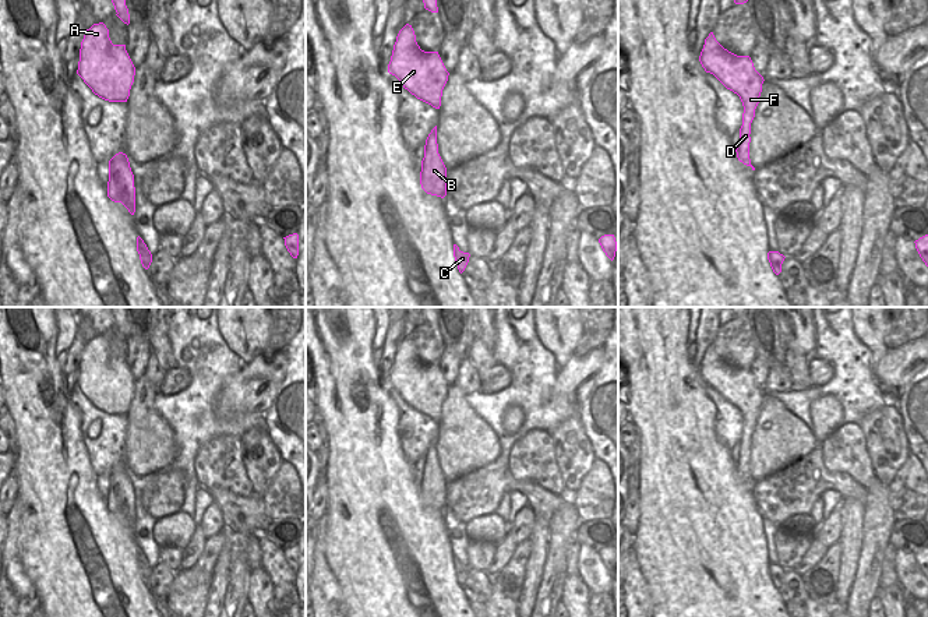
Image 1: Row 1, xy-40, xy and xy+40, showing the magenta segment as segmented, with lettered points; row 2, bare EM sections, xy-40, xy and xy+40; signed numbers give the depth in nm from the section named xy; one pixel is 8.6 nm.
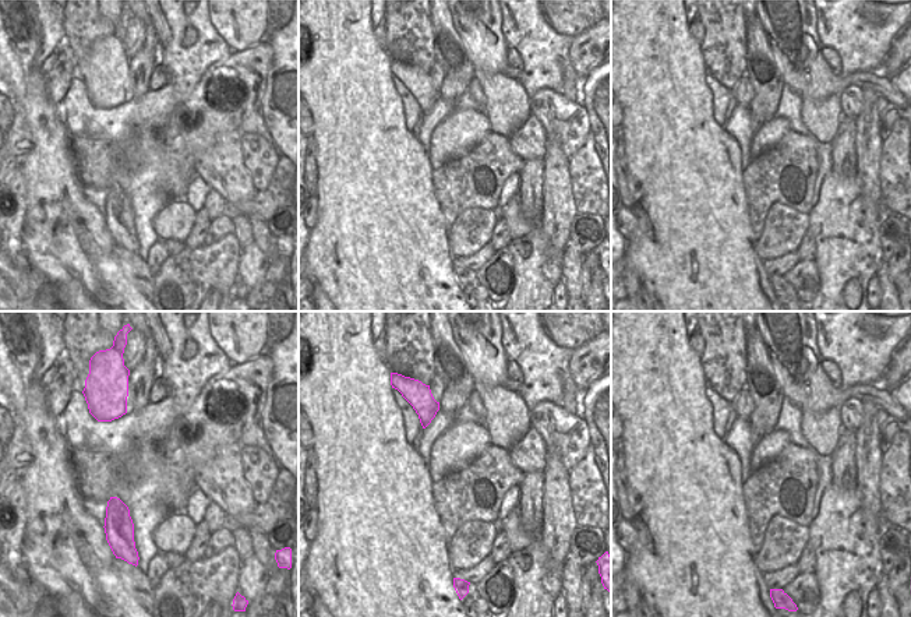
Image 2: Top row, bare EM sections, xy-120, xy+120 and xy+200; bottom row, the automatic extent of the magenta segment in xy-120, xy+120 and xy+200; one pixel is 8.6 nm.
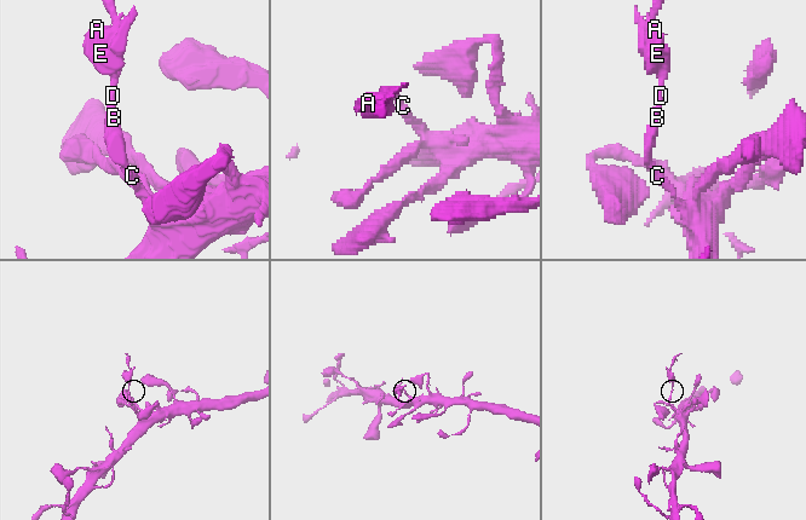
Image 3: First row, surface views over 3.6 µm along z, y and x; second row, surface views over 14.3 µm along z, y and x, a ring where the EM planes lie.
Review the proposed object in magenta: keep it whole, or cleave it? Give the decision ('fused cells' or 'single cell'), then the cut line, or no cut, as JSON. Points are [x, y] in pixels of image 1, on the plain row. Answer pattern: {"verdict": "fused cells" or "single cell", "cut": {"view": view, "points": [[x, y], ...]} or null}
{"verdict": "fused cells", "cut": {"view": "xy", "points": [[436, 454], [426, 458]]}}

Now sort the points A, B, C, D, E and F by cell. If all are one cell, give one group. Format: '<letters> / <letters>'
A D E F / B C

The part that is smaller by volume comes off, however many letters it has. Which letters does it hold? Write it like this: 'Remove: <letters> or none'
Remove: A, D, E, F

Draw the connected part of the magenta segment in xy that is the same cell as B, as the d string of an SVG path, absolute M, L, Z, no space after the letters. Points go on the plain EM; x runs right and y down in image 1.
M438 456L424 458L420 484L421 501L431 508L447 508L447 480L438 466Z

